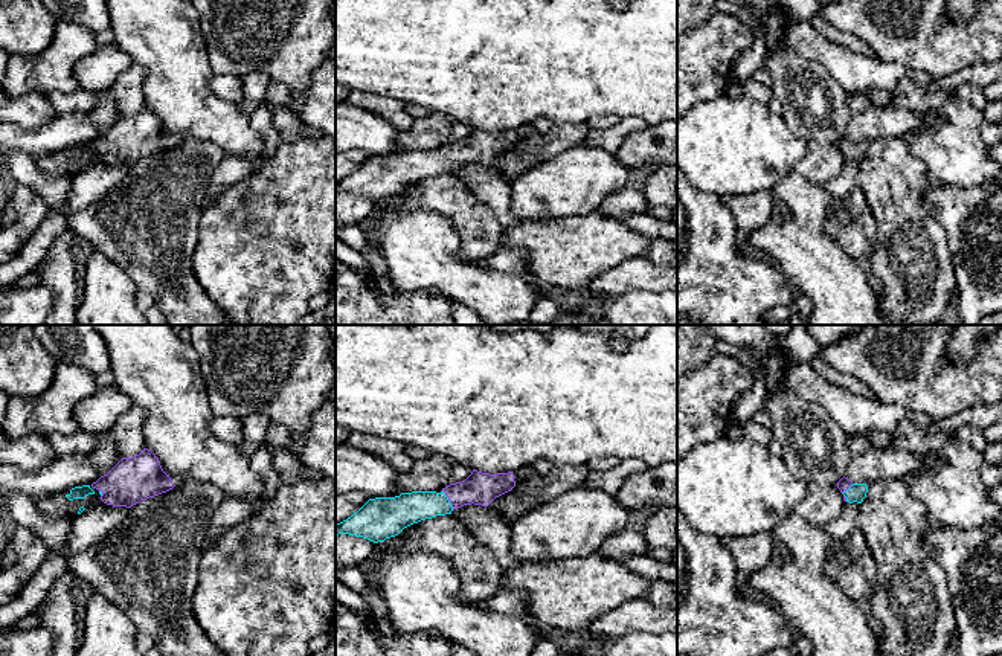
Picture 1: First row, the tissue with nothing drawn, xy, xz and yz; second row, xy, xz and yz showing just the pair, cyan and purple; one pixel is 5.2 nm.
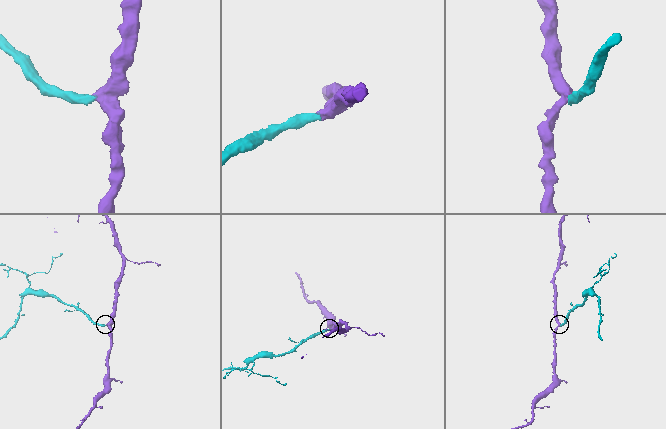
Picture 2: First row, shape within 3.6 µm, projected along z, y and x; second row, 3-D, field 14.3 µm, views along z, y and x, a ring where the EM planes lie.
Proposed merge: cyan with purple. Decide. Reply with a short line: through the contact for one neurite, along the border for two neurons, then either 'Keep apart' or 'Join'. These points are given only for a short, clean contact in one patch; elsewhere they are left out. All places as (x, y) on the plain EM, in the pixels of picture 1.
Line: xz (407, 167), (447, 157), (481, 147). Join

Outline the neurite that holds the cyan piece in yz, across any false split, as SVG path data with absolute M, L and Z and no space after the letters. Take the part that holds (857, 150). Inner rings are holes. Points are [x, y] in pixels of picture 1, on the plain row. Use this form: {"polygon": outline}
{"polygon": "M845 134L837 140L837 146L843 153L843 159L849 162L853 160L862 162L868 151L866 142L853 142Z"}

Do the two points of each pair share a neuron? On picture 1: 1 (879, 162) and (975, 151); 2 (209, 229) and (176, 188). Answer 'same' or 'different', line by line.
1: different
2: different

